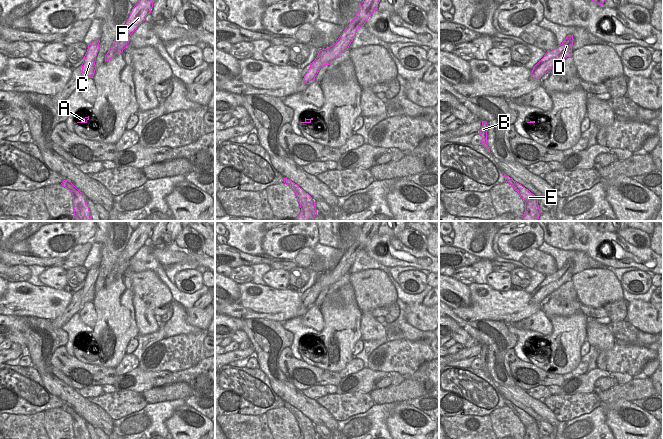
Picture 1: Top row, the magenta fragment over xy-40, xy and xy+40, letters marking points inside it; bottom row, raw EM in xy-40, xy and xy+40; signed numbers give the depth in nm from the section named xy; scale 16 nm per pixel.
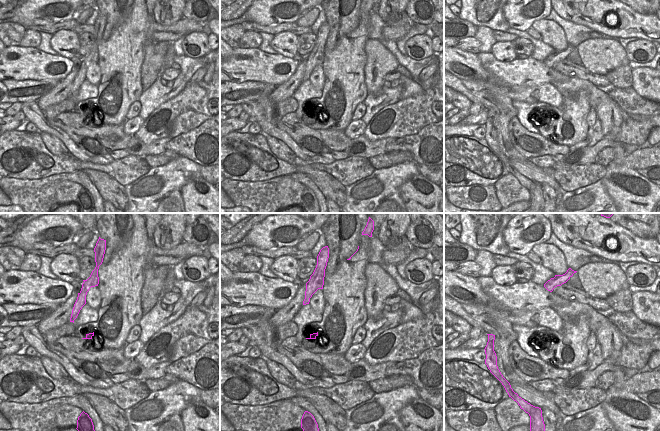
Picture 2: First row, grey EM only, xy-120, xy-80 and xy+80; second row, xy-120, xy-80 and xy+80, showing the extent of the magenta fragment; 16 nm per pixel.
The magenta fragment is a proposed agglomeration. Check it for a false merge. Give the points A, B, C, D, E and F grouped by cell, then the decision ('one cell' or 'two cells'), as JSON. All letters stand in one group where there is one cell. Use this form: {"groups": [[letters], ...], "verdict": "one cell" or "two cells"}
{"groups": [["A", "B", "C", "E"], ["D", "F"]], "verdict": "two cells"}

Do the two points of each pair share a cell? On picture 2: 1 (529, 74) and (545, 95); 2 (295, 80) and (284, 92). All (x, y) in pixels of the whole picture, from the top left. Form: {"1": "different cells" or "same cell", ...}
{"1": "different cells", "2": "same cell"}

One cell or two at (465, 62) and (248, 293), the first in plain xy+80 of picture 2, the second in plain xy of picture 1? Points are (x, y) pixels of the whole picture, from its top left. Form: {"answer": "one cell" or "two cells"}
{"answer": "two cells"}

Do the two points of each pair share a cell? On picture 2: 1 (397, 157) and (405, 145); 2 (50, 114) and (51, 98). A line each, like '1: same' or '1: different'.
1: different
2: different

